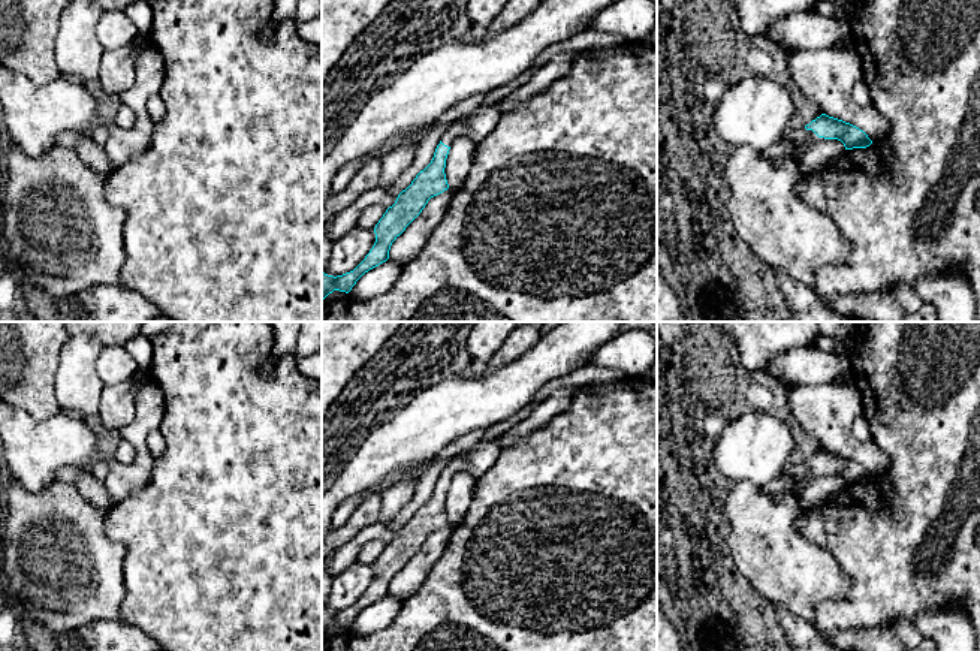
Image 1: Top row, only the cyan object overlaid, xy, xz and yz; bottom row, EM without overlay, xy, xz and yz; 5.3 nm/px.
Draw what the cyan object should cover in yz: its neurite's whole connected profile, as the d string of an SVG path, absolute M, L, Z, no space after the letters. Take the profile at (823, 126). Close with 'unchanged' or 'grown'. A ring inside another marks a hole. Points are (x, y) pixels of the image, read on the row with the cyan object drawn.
M821 114L812 120L805 126L805 129L806 138L802 142L796 142L793 148L785 154L785 157L791 159L797 165L800 165L803 154L820 138L838 139L844 144L845 150L866 148L872 144L868 135L859 127L826 114Z | grown

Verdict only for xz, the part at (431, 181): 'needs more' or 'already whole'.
needs more

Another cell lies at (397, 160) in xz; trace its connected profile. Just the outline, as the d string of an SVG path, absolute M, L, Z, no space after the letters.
M411 138L380 159L379 190L385 192L414 160L420 138Z

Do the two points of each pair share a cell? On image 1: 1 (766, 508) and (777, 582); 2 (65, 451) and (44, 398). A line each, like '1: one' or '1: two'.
1: one
2: two

